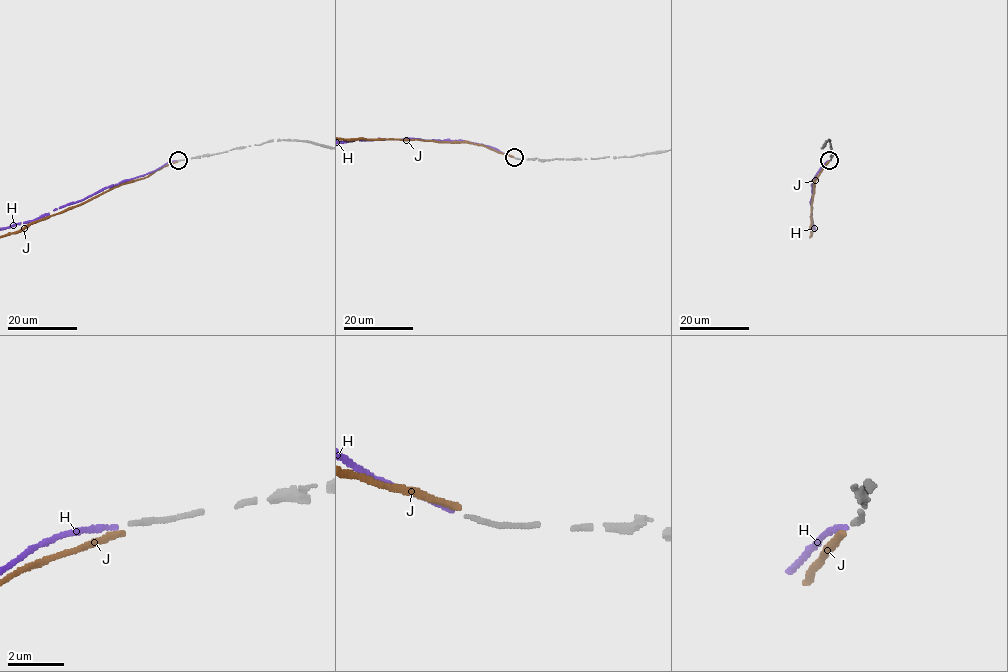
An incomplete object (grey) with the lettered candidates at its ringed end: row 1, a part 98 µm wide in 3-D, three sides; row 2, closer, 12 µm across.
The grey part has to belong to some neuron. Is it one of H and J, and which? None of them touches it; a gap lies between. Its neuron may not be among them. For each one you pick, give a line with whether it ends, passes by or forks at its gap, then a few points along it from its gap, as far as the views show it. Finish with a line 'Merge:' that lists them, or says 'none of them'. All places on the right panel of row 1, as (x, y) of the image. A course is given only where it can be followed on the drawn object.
H: It ends there
Merge: H

